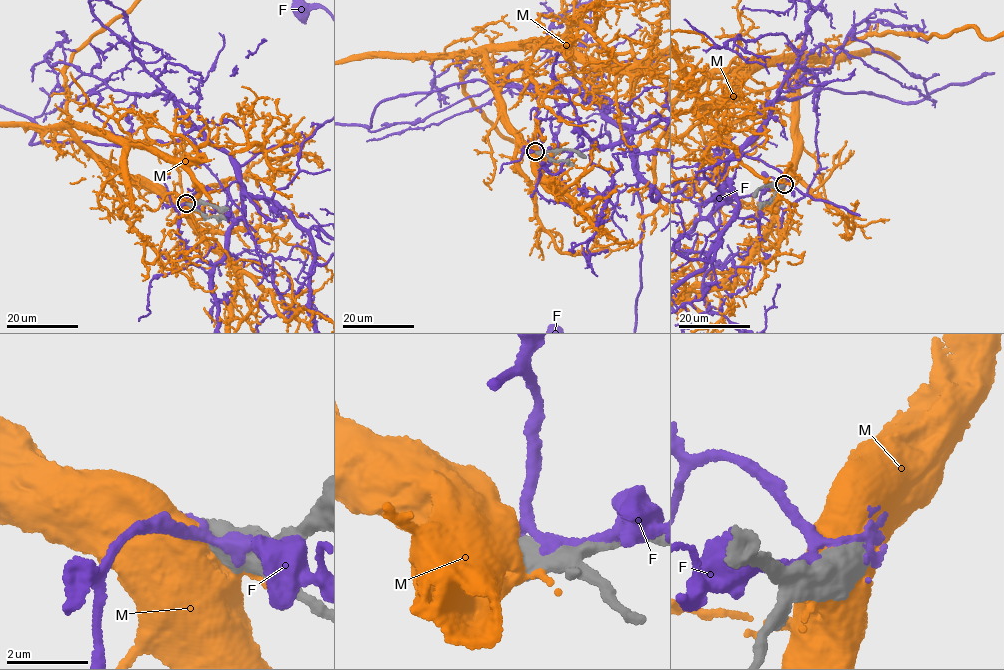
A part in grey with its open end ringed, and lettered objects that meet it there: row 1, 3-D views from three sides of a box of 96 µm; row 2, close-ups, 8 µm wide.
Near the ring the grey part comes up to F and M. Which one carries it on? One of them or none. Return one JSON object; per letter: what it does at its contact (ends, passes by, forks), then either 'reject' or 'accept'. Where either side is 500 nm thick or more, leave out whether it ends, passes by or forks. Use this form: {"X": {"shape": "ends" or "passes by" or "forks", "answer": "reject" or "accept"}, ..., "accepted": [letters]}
{"F": {"answer": "reject"}, "M": {"answer": "reject"}, "accepted": []}

